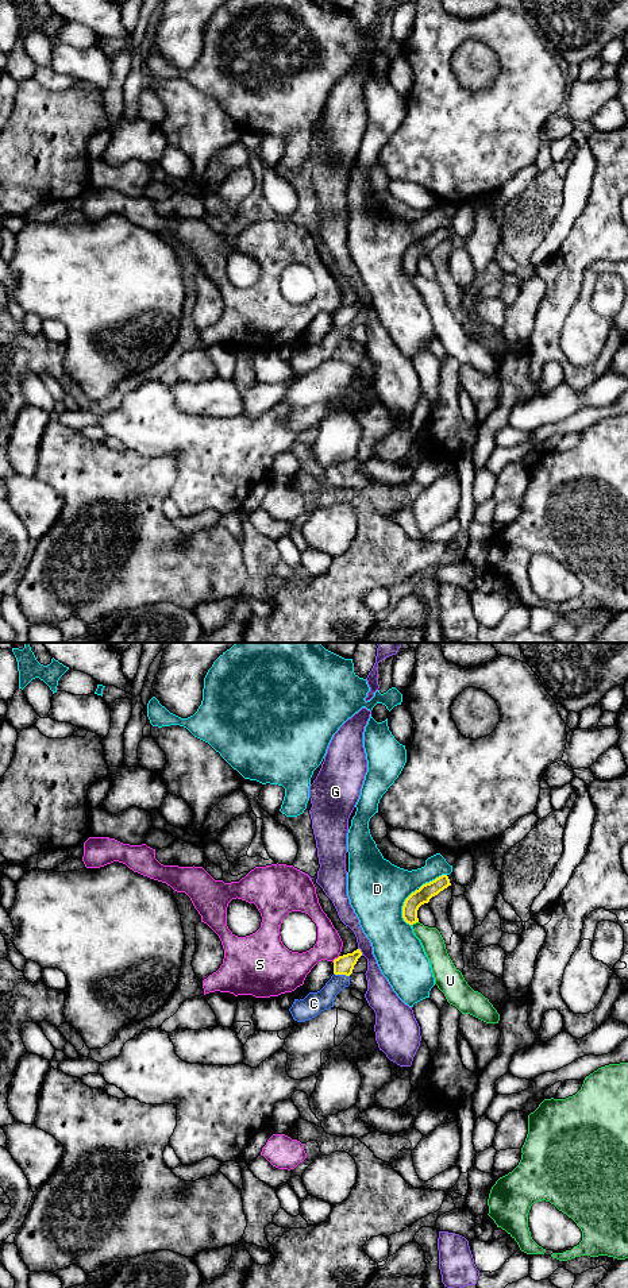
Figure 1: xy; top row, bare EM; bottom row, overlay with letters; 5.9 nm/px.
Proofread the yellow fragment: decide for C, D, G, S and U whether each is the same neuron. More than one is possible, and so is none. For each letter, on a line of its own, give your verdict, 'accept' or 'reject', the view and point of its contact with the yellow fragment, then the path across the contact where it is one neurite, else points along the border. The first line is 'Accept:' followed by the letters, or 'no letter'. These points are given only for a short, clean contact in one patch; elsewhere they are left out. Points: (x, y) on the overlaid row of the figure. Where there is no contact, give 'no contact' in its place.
Accept: C
C: accept; meets yellow in xy at (342, 974); runs through xy (343, 964), (342, 974), (314, 1003)
D: reject; meets yellow in xy at (403, 907)
G: reject; meets yellow in xy at (361, 952); border along xy (358, 948), (362, 955)
S: reject; meets yellow in xy at (335, 959); border along xy (339, 956), (332, 961)
U: reject; meets yellow in xy at (415, 922)

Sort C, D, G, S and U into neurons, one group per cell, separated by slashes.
C / D / G / S / U

